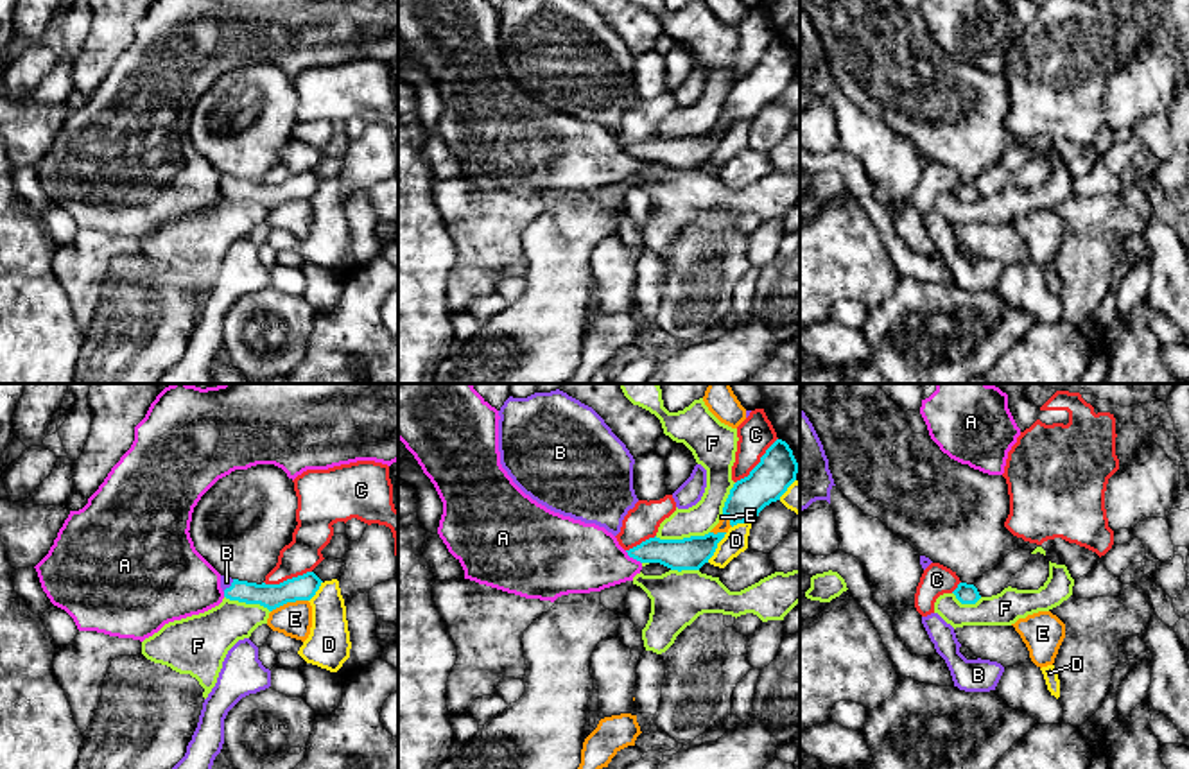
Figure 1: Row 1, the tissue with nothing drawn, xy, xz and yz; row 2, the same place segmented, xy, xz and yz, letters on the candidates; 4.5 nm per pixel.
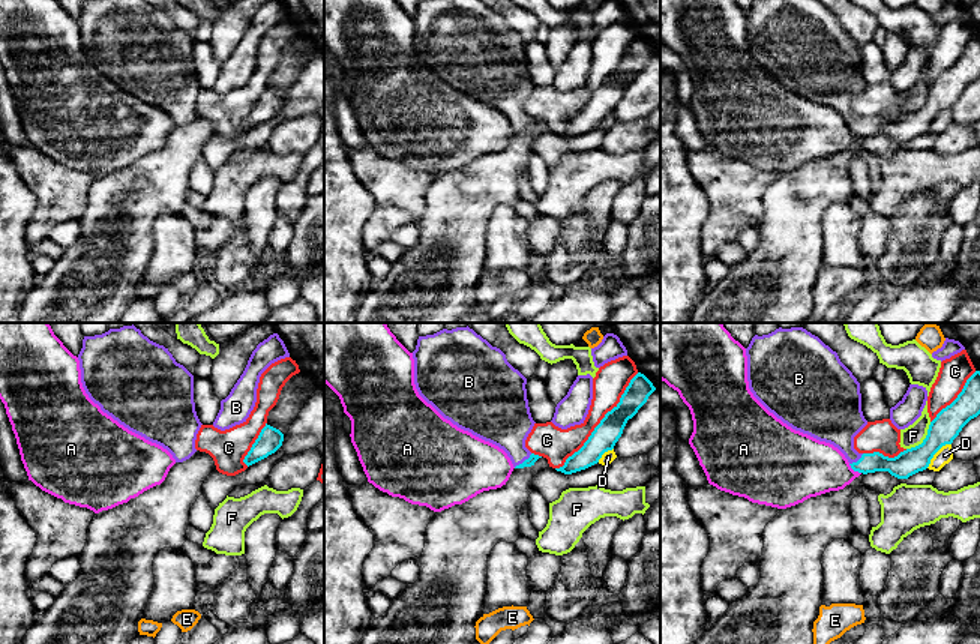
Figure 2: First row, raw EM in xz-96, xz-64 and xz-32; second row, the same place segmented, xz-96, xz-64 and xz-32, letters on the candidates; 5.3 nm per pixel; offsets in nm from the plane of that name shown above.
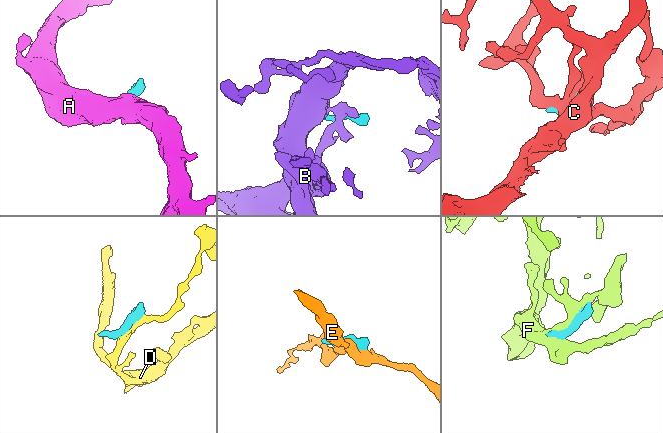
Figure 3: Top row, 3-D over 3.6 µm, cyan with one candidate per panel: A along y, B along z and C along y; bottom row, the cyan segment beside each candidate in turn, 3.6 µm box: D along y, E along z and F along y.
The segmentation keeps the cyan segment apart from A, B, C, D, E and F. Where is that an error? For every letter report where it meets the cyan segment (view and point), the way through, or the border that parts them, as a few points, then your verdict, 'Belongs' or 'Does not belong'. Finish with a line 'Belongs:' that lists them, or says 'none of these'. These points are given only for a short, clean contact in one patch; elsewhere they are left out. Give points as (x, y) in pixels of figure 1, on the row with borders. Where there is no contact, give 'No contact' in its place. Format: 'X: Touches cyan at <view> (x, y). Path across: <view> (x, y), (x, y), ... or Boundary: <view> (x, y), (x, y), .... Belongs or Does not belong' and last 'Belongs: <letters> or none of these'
A: Touches cyan at xz (633, 558). Boundary: xz (624, 551), (641, 563). Does not belong
B: Touches cyan at xy (230, 587). Path across: xy (269, 596), (230, 587), (226, 581). Belongs
C: Touches cyan at xz (759, 463). Does not belong
D: Touches cyan at xz (716, 547). Does not belong
E: Touches cyan at xy (289, 601). Does not belong
F: Touches cyan at xz (684, 538). Does not belong
Belongs: B

